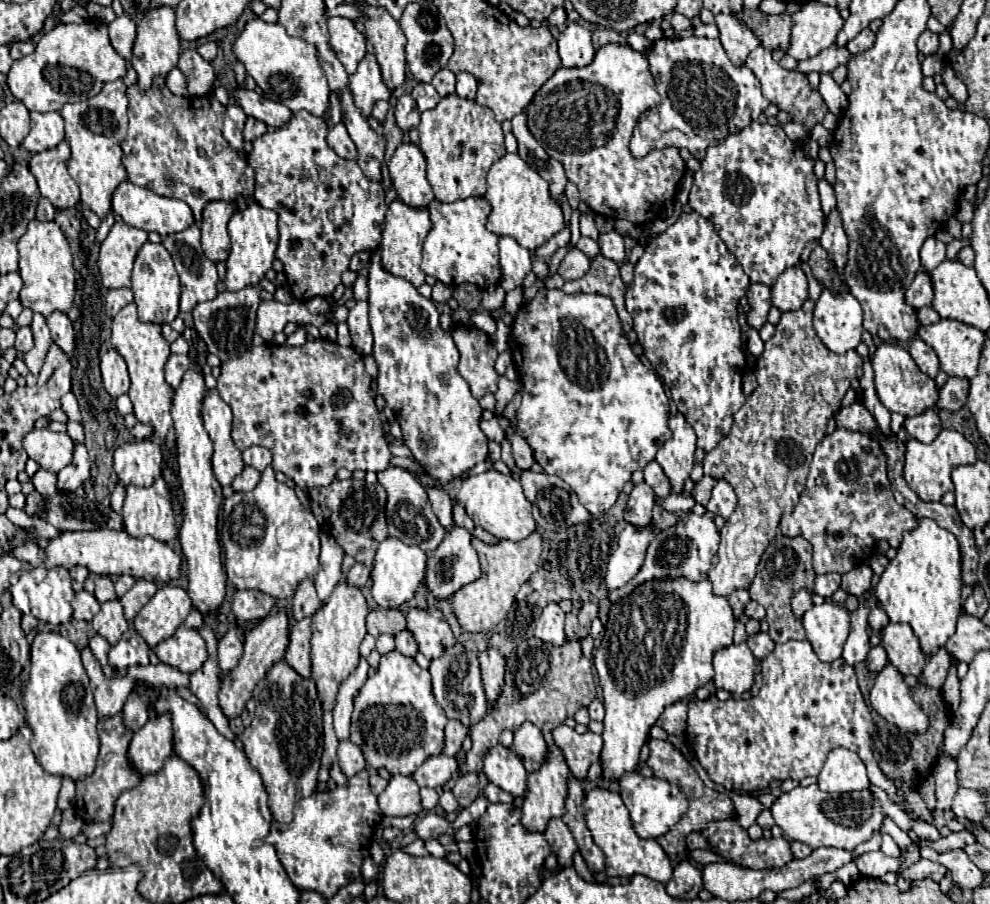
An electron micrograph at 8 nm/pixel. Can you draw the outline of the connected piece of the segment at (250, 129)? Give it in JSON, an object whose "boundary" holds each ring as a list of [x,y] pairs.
{"boundary":[[[247,118],[245,130],[243,130],[243,138],[245,138],[245,140],[253,142],[255,138],[263,136],[265,132],[267,132],[267,124],[265,124],[265,122],[261,122],[261,120],[257,120],[257,118]]]}

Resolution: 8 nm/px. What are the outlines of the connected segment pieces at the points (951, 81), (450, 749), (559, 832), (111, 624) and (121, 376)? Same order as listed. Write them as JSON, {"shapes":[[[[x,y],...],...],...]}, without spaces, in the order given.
{"shapes":[[[[945,64],[941,76],[943,76],[943,84],[945,84],[947,92],[949,92],[957,102],[965,102],[965,100],[967,100],[967,88],[965,88],[965,84],[953,74],[951,66]]],[[[449,720],[445,726],[445,754],[447,756],[455,756],[457,750],[461,748],[461,742],[467,736],[467,728],[465,724],[461,724],[459,720]]],[[[551,818],[547,824],[547,830],[543,832],[545,840],[549,842],[551,850],[557,854],[561,866],[571,866],[571,856],[577,850],[577,844],[567,828],[567,824],[561,818]]],[[[109,600],[101,604],[101,612],[91,620],[91,626],[109,644],[117,644],[123,632],[129,630],[129,622],[123,616],[123,606],[119,600]]],[[[111,348],[109,352],[105,352],[101,356],[101,374],[103,374],[103,386],[113,398],[117,398],[129,390],[127,364],[115,348]]]]}

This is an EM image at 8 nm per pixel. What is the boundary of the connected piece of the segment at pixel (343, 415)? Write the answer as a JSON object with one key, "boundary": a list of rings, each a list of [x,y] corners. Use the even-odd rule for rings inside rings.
{"boundary":[[[315,340],[299,348],[251,346],[243,356],[225,360],[217,390],[233,410],[233,442],[239,450],[265,446],[273,452],[273,470],[285,472],[297,486],[329,486],[341,468],[381,472],[389,466],[391,452],[381,432],[375,400],[369,394],[371,376],[363,368],[363,356],[337,342]]]}

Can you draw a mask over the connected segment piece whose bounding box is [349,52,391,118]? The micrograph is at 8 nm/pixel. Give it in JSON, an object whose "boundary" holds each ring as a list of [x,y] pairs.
{"boundary":[[[373,52],[365,54],[365,58],[359,62],[357,72],[349,76],[349,84],[351,84],[355,104],[365,118],[371,114],[373,104],[377,100],[391,98],[391,92],[387,90],[383,78],[381,78],[379,64],[377,64],[377,58]]]}

